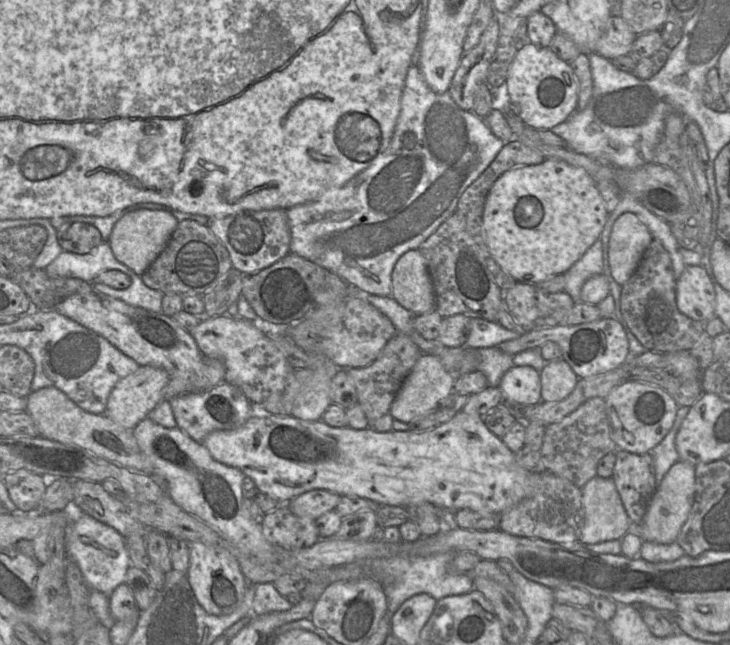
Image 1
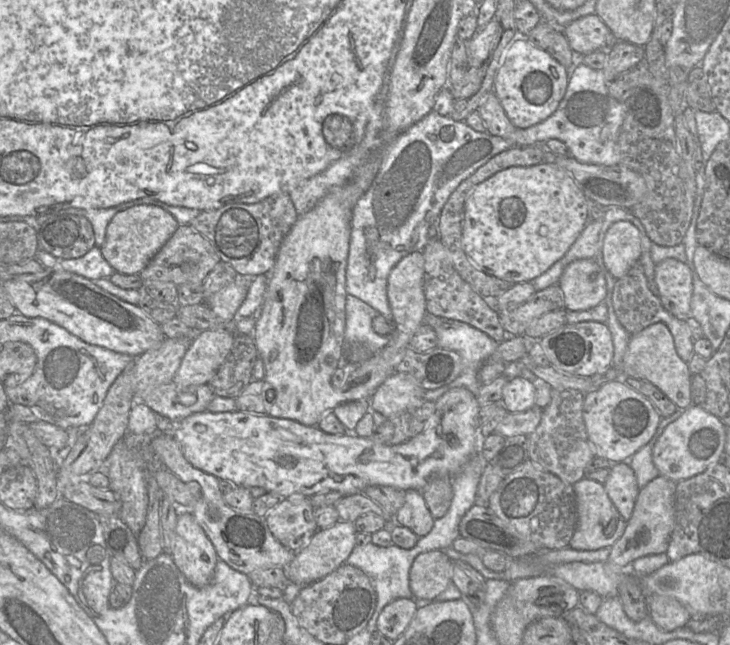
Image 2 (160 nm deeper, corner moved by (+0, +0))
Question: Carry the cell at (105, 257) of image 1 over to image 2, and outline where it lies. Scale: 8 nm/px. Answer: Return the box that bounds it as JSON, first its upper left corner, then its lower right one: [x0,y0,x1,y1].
[58,246,114,280]

